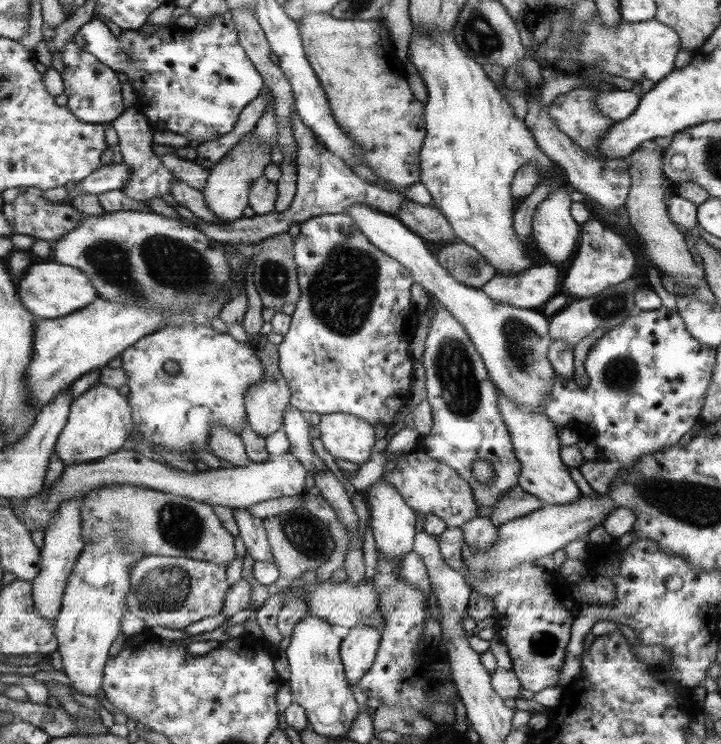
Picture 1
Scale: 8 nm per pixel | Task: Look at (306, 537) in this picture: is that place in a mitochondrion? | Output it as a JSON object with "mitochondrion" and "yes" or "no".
{"mitochondrion":"yes"}

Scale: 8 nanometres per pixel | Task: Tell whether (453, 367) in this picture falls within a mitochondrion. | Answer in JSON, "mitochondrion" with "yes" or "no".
{"mitochondrion":"yes"}

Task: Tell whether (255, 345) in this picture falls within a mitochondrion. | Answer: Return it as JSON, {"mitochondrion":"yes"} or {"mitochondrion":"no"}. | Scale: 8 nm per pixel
{"mitochondrion":"no"}

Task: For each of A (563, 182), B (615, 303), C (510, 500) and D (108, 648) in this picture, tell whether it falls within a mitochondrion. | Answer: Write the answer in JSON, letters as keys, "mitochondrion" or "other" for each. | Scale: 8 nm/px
{"A":"other","B":"mitochondrion","C":"mitochondrion","D":"other"}

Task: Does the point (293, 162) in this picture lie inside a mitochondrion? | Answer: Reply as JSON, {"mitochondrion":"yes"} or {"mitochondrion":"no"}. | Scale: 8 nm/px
{"mitochondrion":"no"}

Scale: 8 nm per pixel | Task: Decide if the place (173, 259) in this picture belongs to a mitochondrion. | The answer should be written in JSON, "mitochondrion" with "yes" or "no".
{"mitochondrion":"yes"}

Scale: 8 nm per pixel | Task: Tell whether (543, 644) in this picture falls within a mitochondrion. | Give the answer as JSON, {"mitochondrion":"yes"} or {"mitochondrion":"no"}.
{"mitochondrion":"yes"}

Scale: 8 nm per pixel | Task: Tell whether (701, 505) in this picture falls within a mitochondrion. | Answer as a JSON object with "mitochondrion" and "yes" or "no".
{"mitochondrion":"yes"}

